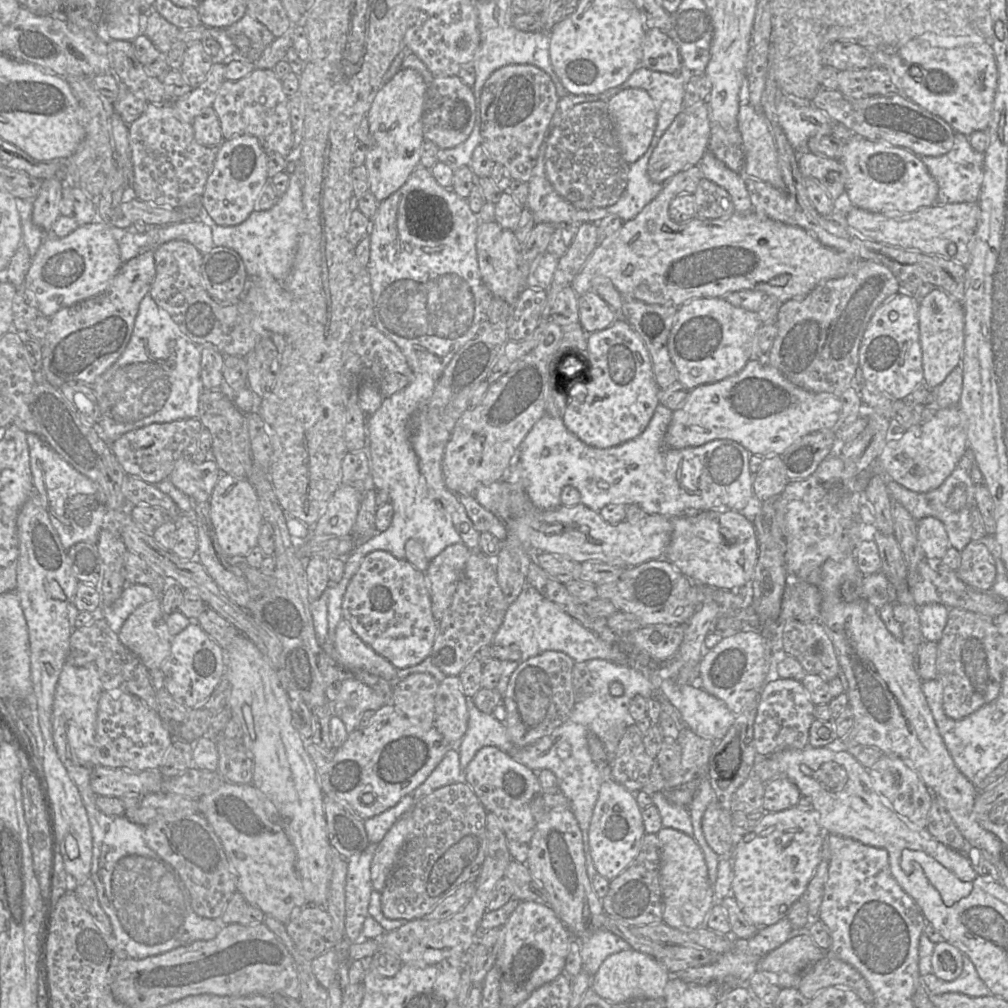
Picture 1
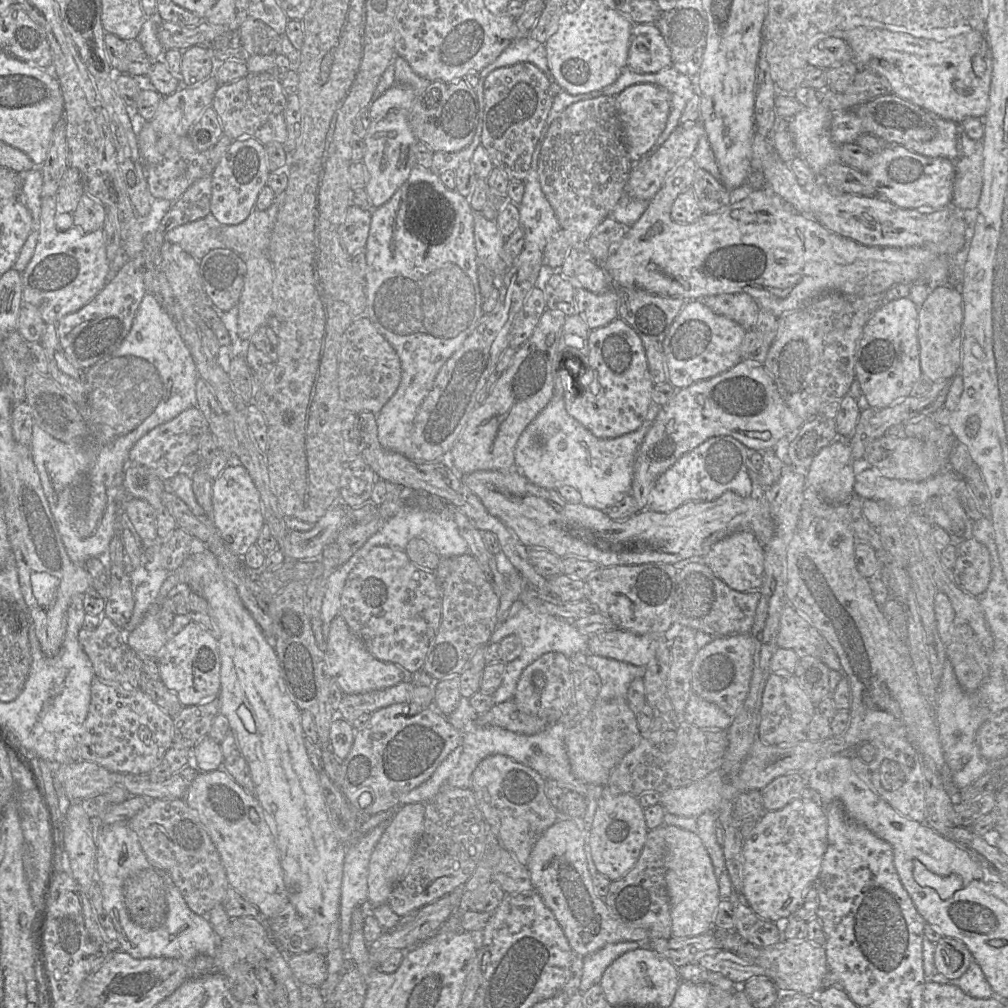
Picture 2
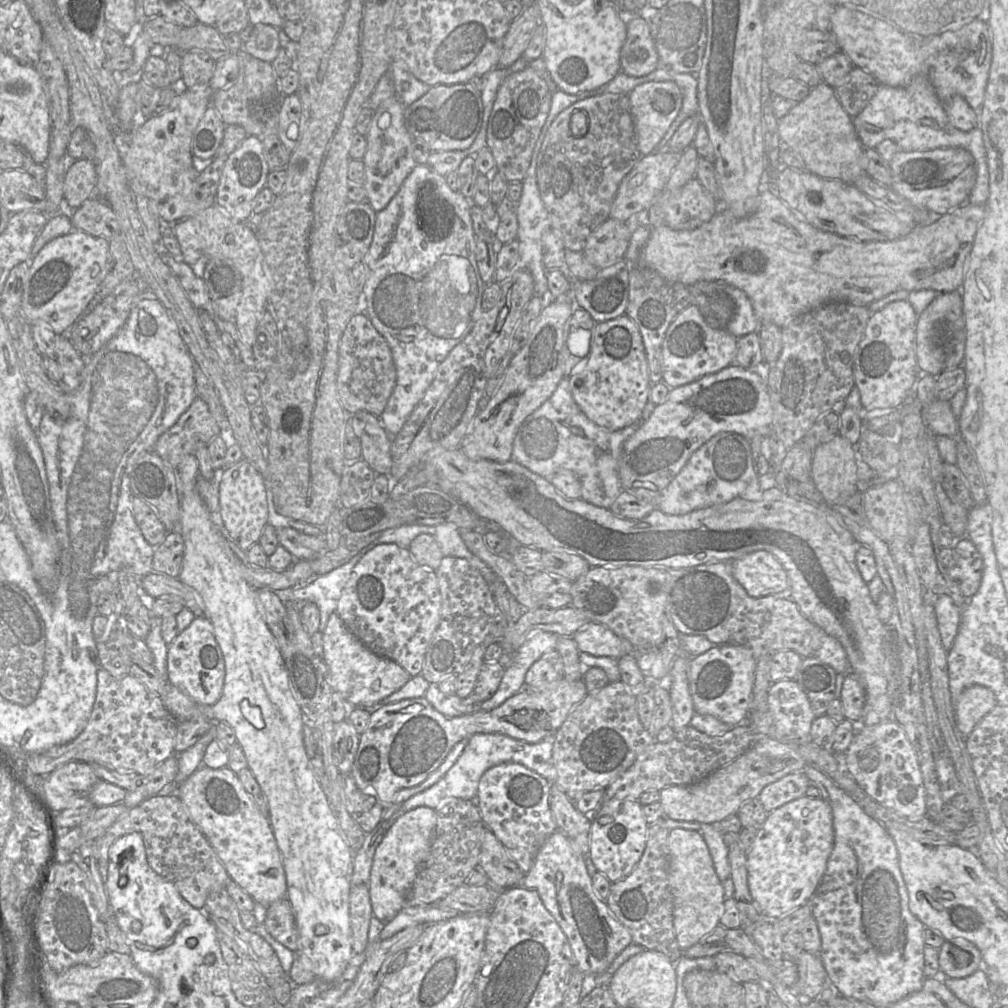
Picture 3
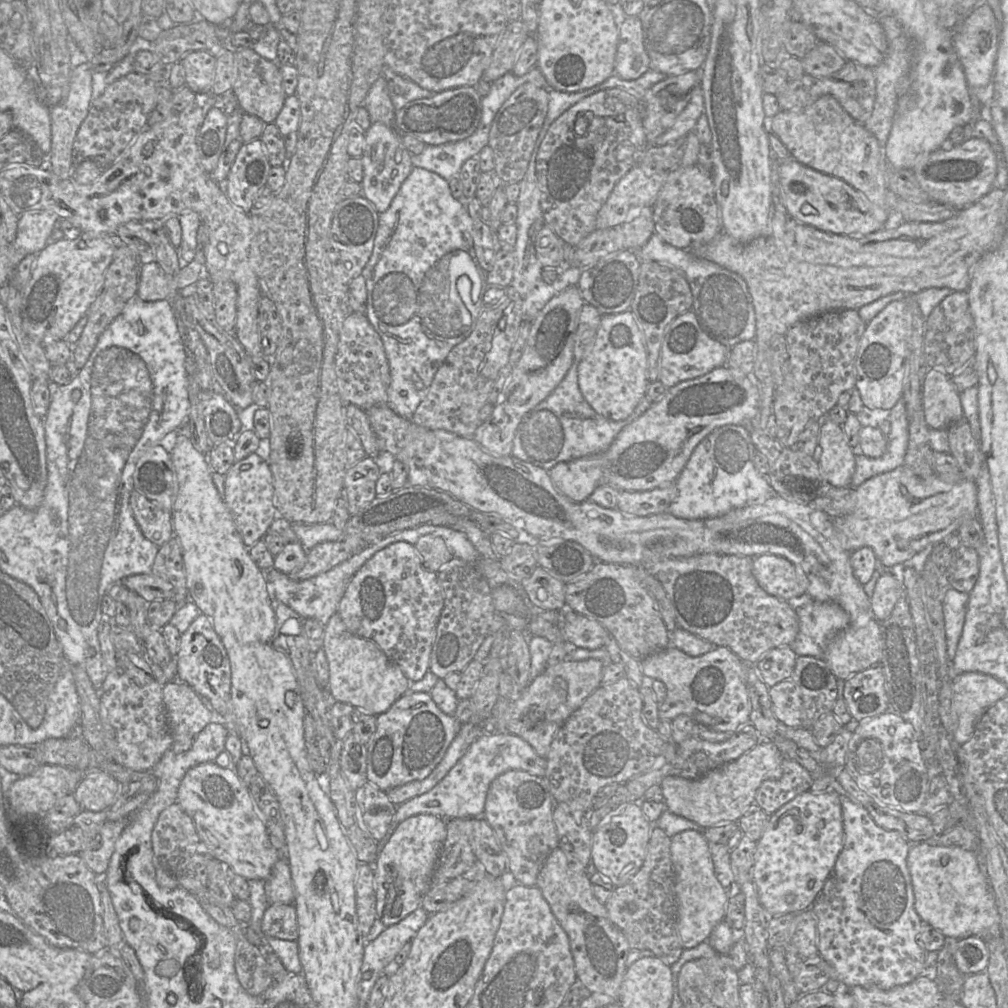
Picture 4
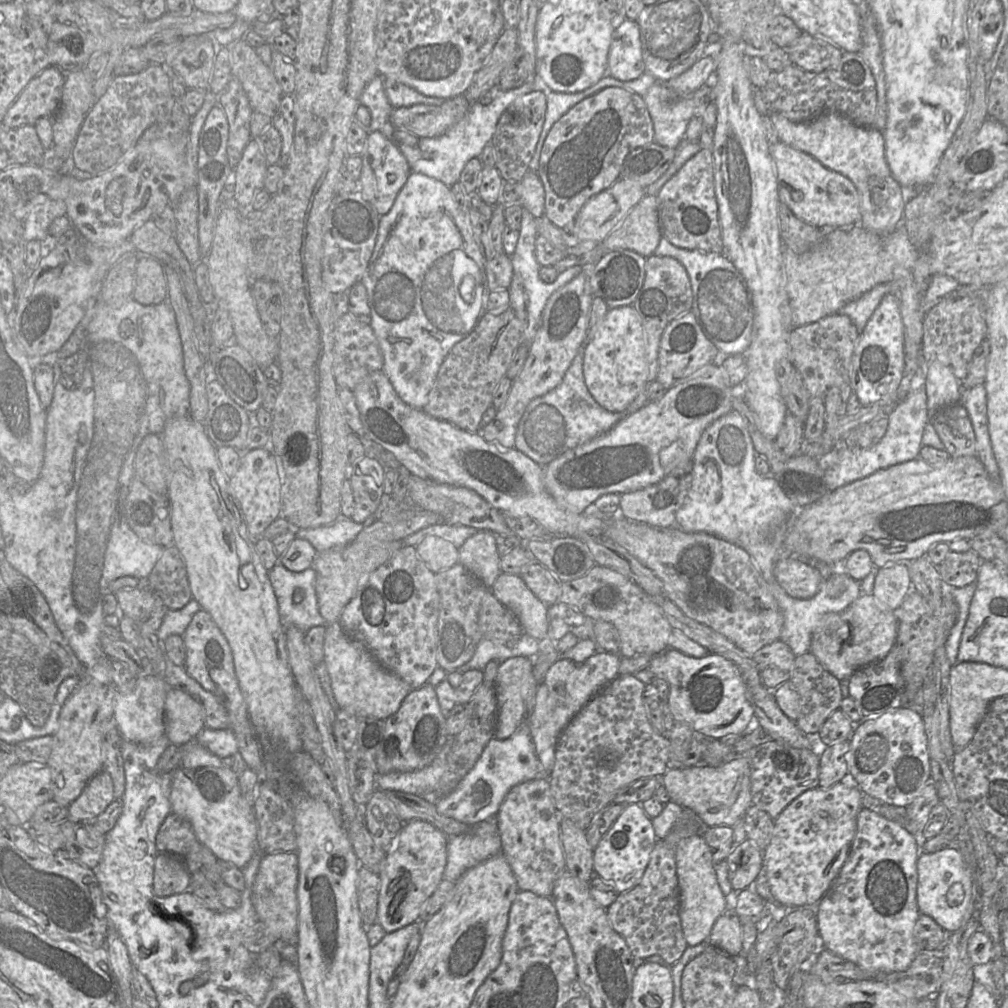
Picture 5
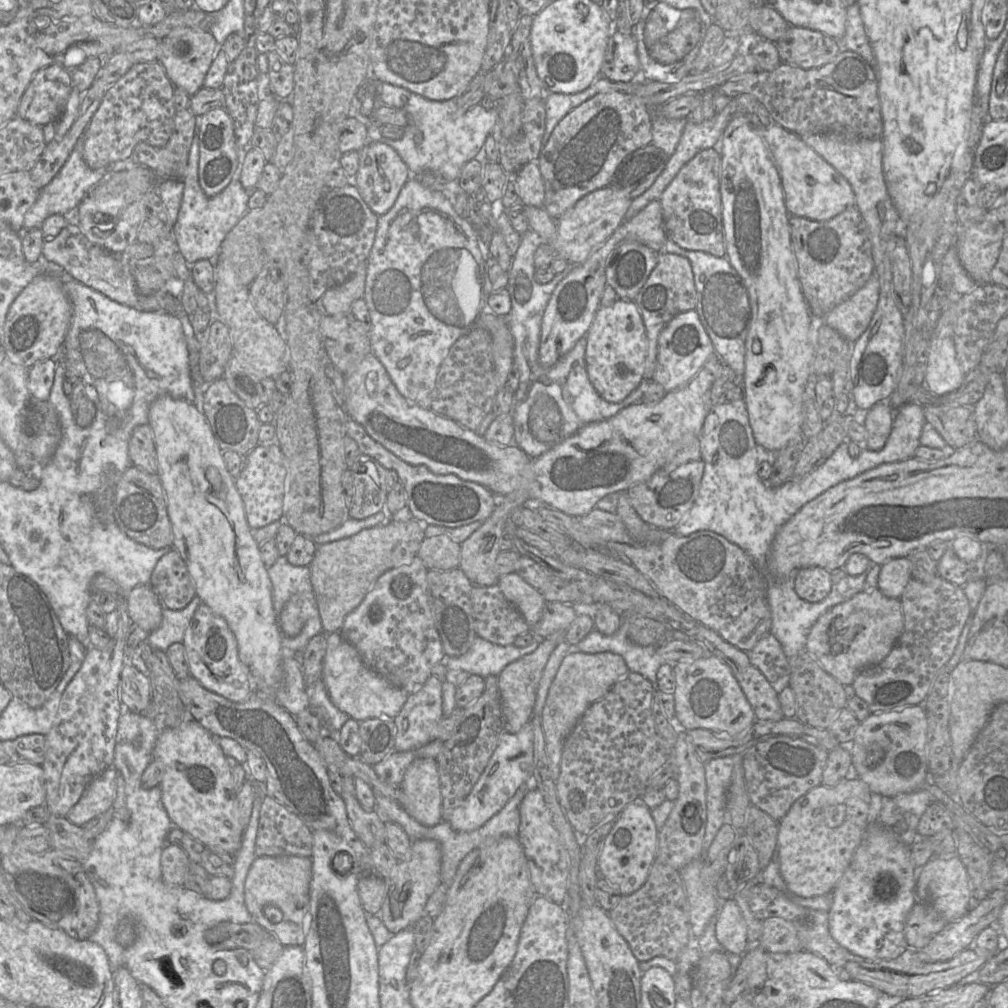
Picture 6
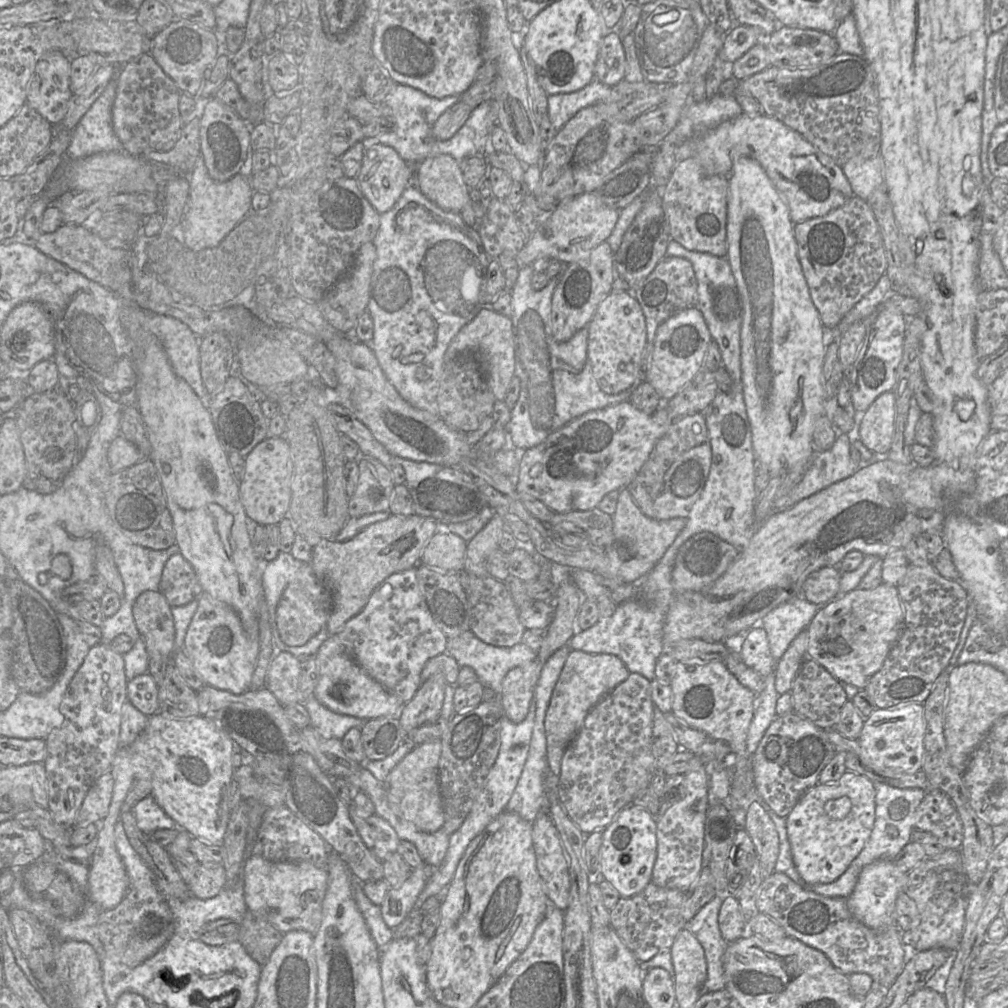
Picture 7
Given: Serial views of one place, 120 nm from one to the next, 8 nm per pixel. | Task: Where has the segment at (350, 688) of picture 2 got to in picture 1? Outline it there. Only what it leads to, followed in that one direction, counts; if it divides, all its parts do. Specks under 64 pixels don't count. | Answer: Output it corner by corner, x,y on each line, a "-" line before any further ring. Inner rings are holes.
344,618
336,627
334,648
336,664
344,671
364,670
390,682
400,681
396,678
398,669
365,644

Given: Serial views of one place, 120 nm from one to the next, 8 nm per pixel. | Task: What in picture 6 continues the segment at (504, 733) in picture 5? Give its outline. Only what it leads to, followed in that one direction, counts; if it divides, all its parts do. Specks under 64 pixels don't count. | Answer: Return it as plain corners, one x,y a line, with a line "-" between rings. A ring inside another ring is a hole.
555,633
542,639
533,653
508,664
498,675
498,692
502,703
504,731
516,734
530,721
534,711
536,691
543,670
557,644
564,639
564,633

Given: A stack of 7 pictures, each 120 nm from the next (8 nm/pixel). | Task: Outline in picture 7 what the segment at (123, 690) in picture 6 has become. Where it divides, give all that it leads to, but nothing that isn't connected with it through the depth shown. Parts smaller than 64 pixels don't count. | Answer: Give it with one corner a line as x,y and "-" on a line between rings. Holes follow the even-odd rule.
150,673
138,675
127,682
127,699
147,716
159,712
158,686

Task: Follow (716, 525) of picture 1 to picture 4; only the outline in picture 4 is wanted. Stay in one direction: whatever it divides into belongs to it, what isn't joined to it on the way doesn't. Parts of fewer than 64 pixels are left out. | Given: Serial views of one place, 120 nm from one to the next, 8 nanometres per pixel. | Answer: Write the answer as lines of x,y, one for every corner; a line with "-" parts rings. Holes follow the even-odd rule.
759,555
753,558
752,571
760,587
770,595
790,603
807,598
805,574
784,557

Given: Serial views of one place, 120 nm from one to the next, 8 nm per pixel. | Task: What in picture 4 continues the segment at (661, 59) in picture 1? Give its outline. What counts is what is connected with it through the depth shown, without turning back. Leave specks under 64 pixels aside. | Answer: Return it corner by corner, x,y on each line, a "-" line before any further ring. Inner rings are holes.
637,16
627,17
619,28
615,74
623,80
635,80
649,69
642,22

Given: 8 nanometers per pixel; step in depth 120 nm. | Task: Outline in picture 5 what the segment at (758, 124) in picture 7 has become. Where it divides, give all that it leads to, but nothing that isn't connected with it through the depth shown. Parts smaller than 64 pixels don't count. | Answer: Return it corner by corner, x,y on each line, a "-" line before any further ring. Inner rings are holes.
783,142
769,146
778,178
779,200
801,221
816,227
850,228
861,220
859,193
846,176
824,167
815,158

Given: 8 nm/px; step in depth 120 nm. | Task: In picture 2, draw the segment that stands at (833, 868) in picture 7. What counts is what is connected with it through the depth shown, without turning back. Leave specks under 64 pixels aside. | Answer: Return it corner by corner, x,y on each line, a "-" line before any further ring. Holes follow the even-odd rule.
800,797
780,810
764,811
752,832
743,840
742,899
760,918
784,922
795,912
809,887
815,884
826,849
827,814
818,801

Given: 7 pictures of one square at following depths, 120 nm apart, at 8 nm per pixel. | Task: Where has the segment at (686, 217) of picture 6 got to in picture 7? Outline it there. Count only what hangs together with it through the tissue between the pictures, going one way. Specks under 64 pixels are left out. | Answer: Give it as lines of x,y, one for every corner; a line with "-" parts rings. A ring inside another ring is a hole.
691,156
676,164
669,182
661,190
670,236
687,250
705,252
717,257
727,256
727,175
705,175
698,160

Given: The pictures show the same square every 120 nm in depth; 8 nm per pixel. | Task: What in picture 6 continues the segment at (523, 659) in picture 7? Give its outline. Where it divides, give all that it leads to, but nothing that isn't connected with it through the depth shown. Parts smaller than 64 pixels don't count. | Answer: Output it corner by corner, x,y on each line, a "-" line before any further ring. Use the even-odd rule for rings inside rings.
476,637
469,650
459,657
445,655
444,663
448,670
465,671
470,675
483,678
489,675
498,676
510,663
533,653
542,639
535,637
533,642
523,648
512,645
498,645
483,638

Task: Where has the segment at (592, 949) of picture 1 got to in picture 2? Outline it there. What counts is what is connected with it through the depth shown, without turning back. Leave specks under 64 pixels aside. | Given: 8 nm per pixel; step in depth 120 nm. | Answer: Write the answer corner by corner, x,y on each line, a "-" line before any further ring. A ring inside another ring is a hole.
618,942
614,944
608,944
603,948
597,950
596,952
589,954
583,958
583,972
582,979
580,982
579,990
582,993
585,993
592,986
600,983
601,978
605,970
621,955
639,949
643,944
638,942

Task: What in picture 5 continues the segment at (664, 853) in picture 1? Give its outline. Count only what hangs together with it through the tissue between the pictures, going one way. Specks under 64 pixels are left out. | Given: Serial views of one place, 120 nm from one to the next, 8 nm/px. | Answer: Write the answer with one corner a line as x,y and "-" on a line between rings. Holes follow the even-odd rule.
702,835
682,839
676,846
675,856
682,930
688,946
695,946
708,940
714,923
728,908
727,900
718,884
712,854

